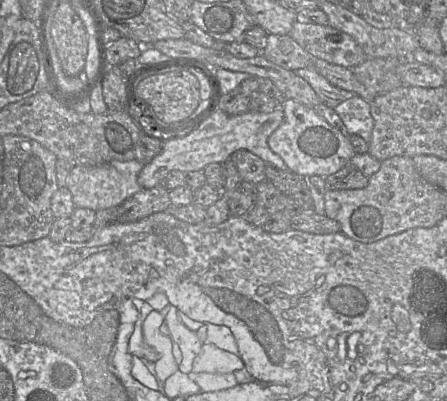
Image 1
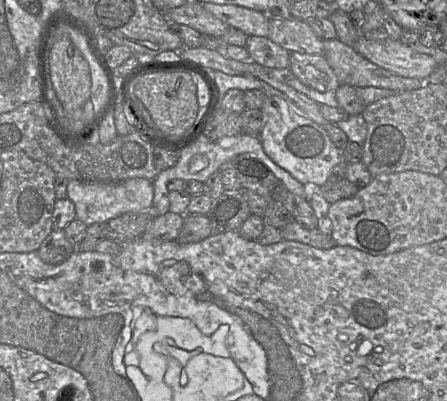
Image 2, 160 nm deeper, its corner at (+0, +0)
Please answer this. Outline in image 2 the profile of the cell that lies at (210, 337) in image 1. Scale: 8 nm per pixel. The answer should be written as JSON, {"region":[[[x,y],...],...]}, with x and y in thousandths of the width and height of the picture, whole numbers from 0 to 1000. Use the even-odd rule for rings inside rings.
{"region":[[[315,766],[315,781],[304,798],[298,845],[304,855],[313,835],[351,820],[340,838],[353,838],[356,853],[421,875],[443,873],[477,888],[515,890],[503,858],[512,813],[497,808],[470,838],[452,833],[421,793],[353,788],[338,773]]]}

